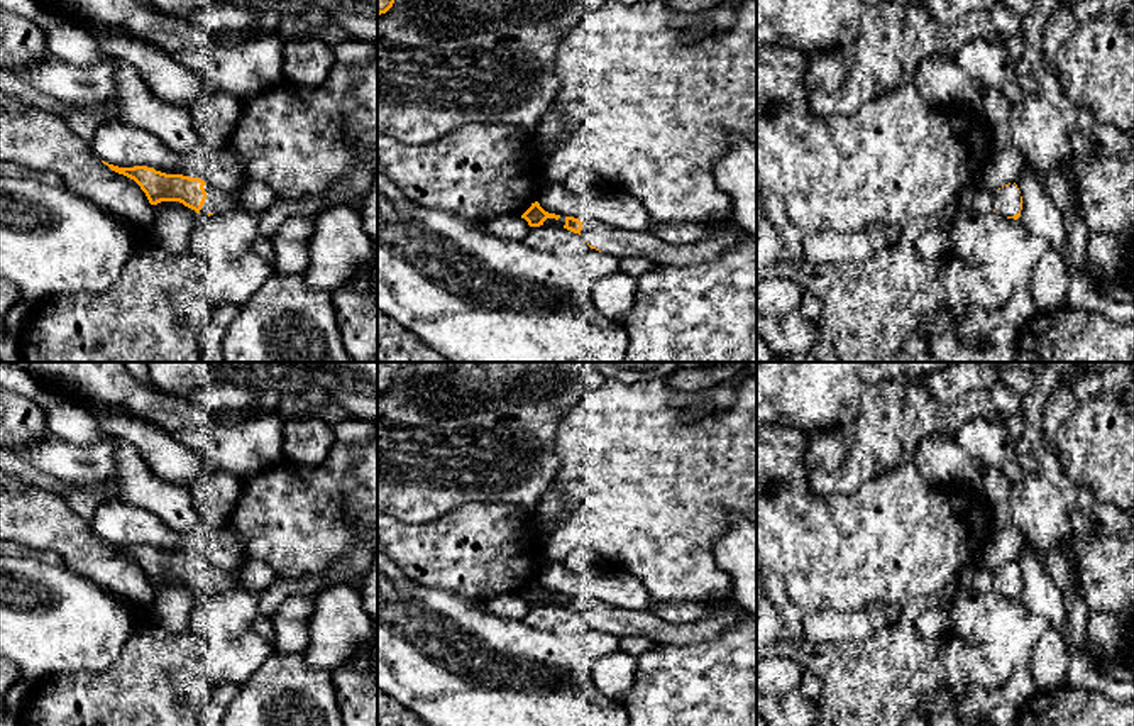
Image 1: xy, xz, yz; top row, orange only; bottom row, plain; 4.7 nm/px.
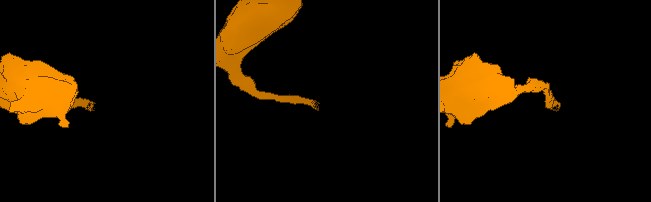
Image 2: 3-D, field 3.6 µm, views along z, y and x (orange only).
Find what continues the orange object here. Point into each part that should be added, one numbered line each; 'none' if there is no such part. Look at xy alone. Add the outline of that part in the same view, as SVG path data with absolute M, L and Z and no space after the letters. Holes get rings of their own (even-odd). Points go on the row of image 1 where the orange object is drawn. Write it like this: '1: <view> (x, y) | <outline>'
1: xy (217, 202) | M208 183L203 188L206 191L206 200L200 210L201 217L208 213L218 215L218 213L234 210L234 195L232 193L213 188Z

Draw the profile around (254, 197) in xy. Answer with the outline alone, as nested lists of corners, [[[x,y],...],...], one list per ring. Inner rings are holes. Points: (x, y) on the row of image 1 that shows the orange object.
[[[249,181],[239,188],[234,195],[234,210],[252,215],[256,218],[261,217],[269,206],[274,205],[276,193],[264,181]]]

